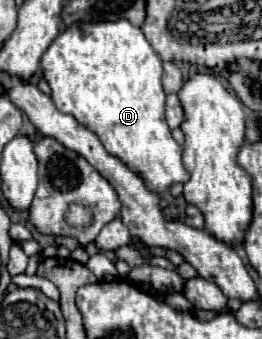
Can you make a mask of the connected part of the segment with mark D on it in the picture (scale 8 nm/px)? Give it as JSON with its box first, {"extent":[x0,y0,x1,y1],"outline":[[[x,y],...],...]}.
{"extent":[40,21,190,193],"outline":[[[78,21],[52,41],[40,63],[56,107],[62,113],[74,115],[84,127],[94,131],[106,151],[138,171],[152,191],[164,193],[172,183],[186,183],[190,179],[190,173],[182,165],[182,147],[172,139],[164,119],[166,95],[160,83],[162,59],[146,41],[140,27],[130,25],[130,21]]]}

